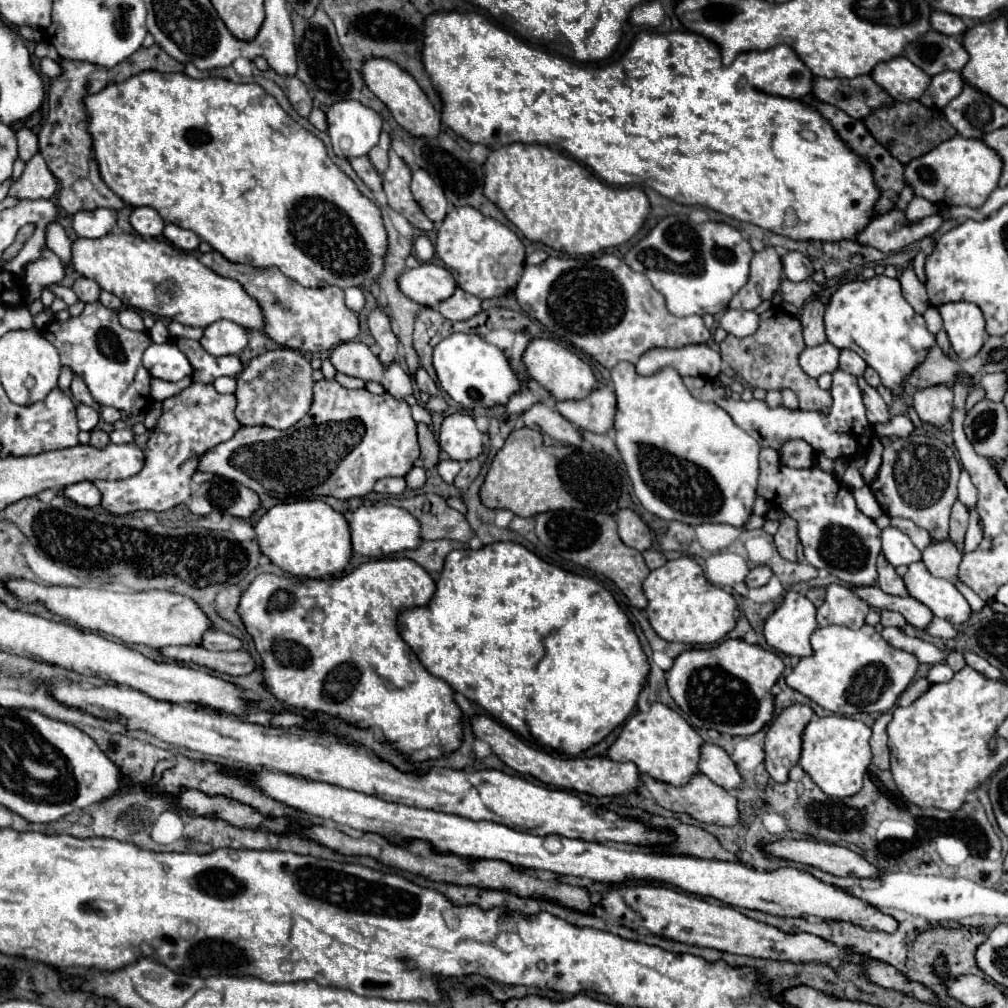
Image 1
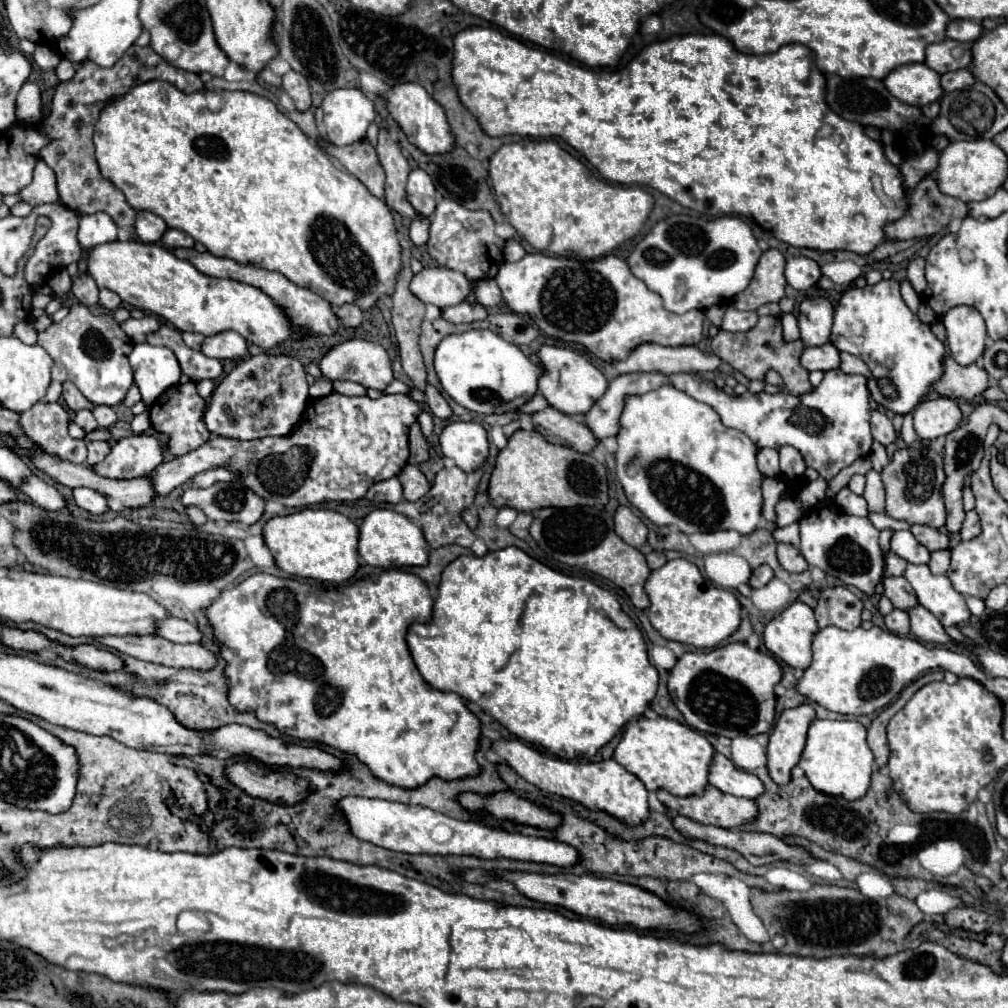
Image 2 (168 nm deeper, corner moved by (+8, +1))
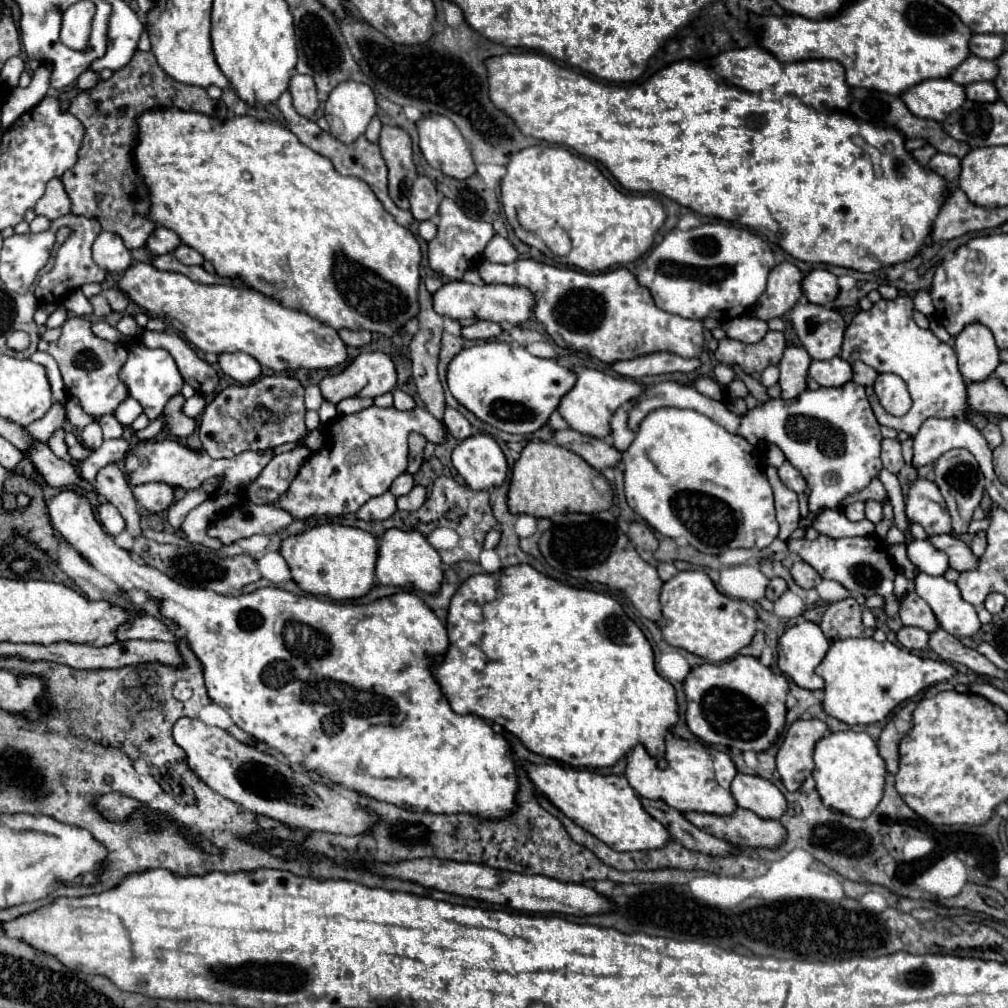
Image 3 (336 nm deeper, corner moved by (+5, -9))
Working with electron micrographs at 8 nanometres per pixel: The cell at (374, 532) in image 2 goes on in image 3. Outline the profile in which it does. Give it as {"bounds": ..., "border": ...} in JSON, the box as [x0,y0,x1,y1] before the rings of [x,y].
{"bounds":[375,528,443,594],"border":[[[389,528],[379,538],[379,558],[375,574],[379,584],[421,590],[425,594],[437,594],[443,582],[443,568],[437,550],[427,542],[427,538],[421,532],[415,530],[403,532],[397,528]]]}

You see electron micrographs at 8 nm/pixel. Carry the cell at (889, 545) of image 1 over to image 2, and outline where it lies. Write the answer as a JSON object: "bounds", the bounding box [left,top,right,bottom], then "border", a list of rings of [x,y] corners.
{"bounds":[890,530,930,564],"border":[[[900,530],[892,534],[890,552],[894,552],[910,564],[926,564],[930,560],[930,552],[922,544],[918,544],[910,530]]]}

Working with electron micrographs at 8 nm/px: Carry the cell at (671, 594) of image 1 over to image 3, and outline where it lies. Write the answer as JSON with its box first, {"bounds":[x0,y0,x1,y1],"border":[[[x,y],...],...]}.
{"bounds":[659,570,757,662],"border":[[[703,570],[679,572],[661,588],[663,618],[659,620],[665,640],[681,650],[705,658],[707,662],[725,662],[741,648],[751,644],[757,632],[757,612],[743,600],[731,600],[717,592],[715,584]]]}

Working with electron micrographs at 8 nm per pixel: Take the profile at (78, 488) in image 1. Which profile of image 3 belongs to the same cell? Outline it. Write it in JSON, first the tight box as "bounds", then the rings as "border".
{"bounds":[99,502,125,536],"border":[[[103,502],[103,504],[99,506],[99,522],[103,524],[103,528],[105,528],[111,536],[117,536],[117,534],[121,534],[121,532],[125,530],[125,520],[123,520],[123,516],[121,516],[119,510],[117,510],[113,504],[109,504],[109,502]]]}

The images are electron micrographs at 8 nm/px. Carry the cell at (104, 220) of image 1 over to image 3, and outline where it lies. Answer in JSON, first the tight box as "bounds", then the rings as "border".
{"bounds":[93,232,133,274],"border":[[[101,232],[95,240],[93,260],[97,262],[97,266],[111,274],[123,274],[133,264],[131,252],[125,248],[121,238],[111,232]]]}

